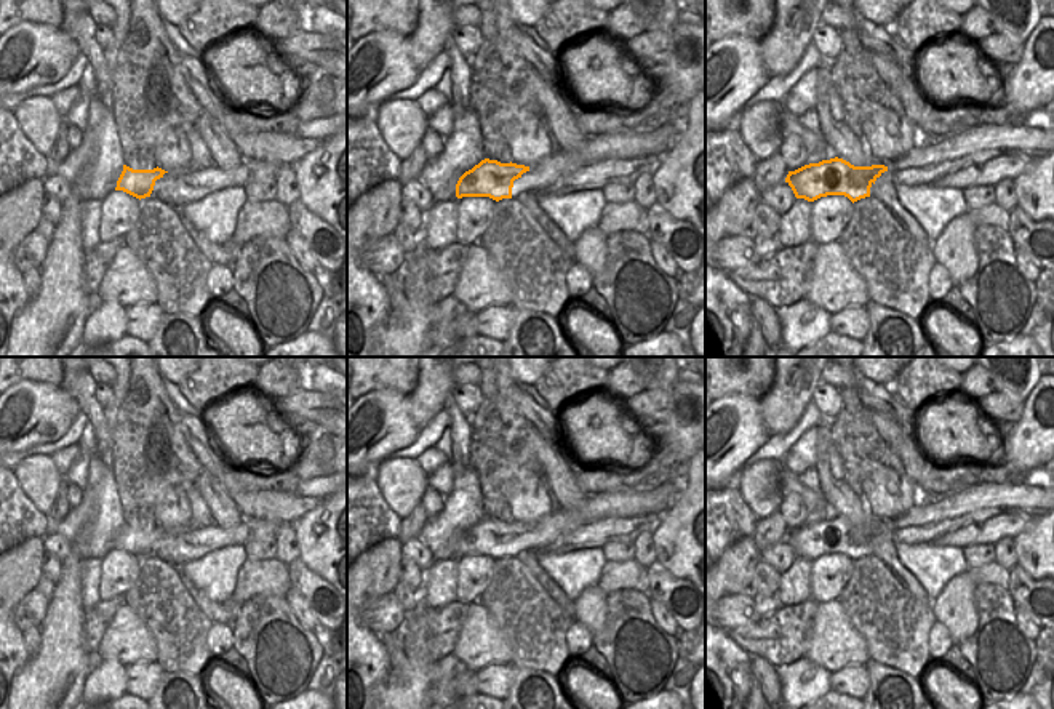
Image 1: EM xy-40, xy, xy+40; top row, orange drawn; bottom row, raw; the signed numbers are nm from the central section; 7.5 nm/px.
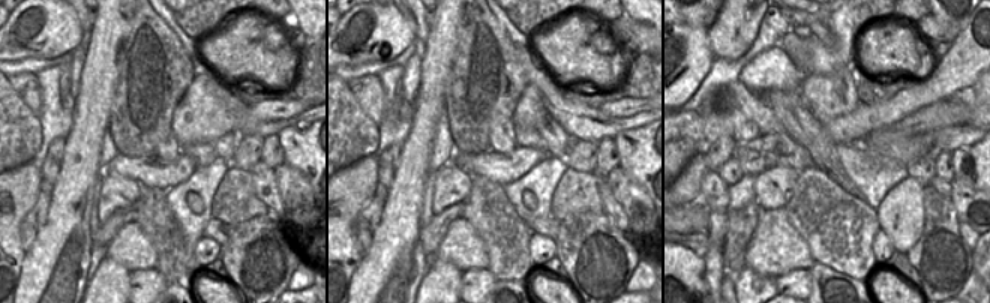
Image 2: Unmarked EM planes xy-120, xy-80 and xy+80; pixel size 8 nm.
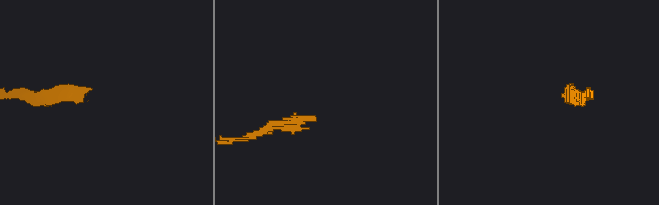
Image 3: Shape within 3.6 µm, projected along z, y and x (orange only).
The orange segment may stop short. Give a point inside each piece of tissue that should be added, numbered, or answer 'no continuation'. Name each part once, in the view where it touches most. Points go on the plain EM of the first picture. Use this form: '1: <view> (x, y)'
1: xy (547, 530).

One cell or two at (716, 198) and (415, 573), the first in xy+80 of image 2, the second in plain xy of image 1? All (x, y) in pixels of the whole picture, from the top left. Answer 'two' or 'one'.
one

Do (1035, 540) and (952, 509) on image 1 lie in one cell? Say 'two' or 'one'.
two

